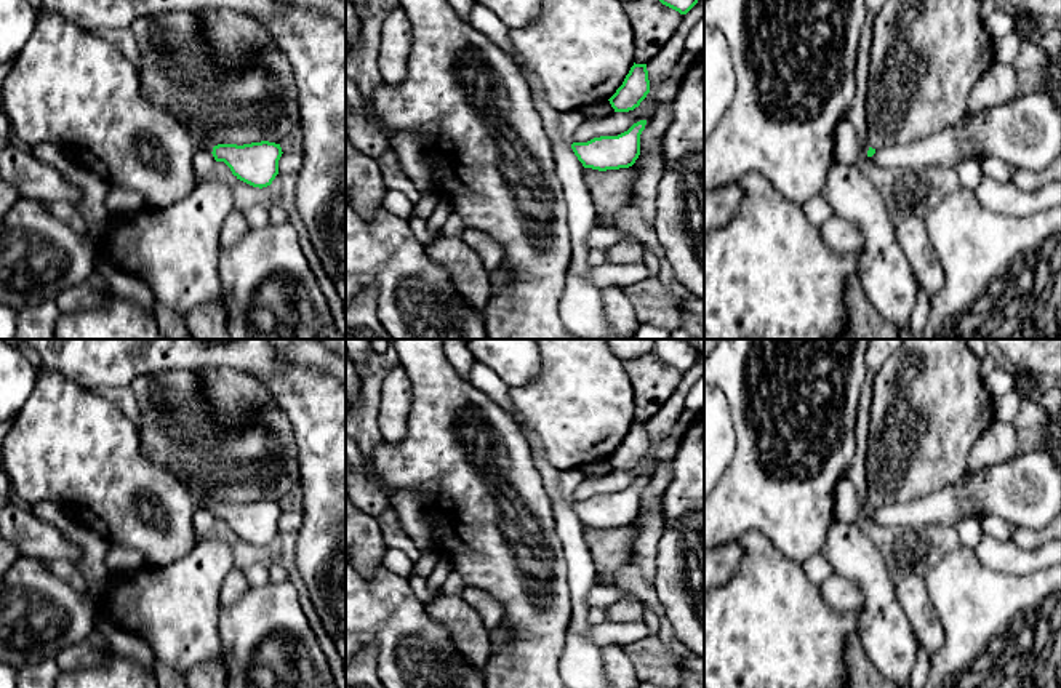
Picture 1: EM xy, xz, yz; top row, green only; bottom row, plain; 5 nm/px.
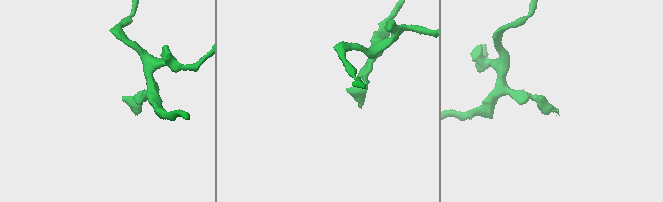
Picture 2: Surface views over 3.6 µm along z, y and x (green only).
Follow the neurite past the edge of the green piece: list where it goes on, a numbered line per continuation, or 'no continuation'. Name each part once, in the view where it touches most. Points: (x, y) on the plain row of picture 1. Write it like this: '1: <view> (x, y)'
no continuation

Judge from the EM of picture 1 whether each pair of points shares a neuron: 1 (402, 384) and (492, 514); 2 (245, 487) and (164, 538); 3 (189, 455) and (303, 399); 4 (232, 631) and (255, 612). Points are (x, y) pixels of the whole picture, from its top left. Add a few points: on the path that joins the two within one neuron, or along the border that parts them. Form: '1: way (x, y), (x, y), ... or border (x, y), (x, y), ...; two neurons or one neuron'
1: border (400, 365), (412, 386), (407, 436); two neurons
2: border (173, 474), (197, 504); two neurons
3: border (276, 404), (285, 412), (296, 444); two neurons
4: way (237, 629), (250, 616); one neuron

